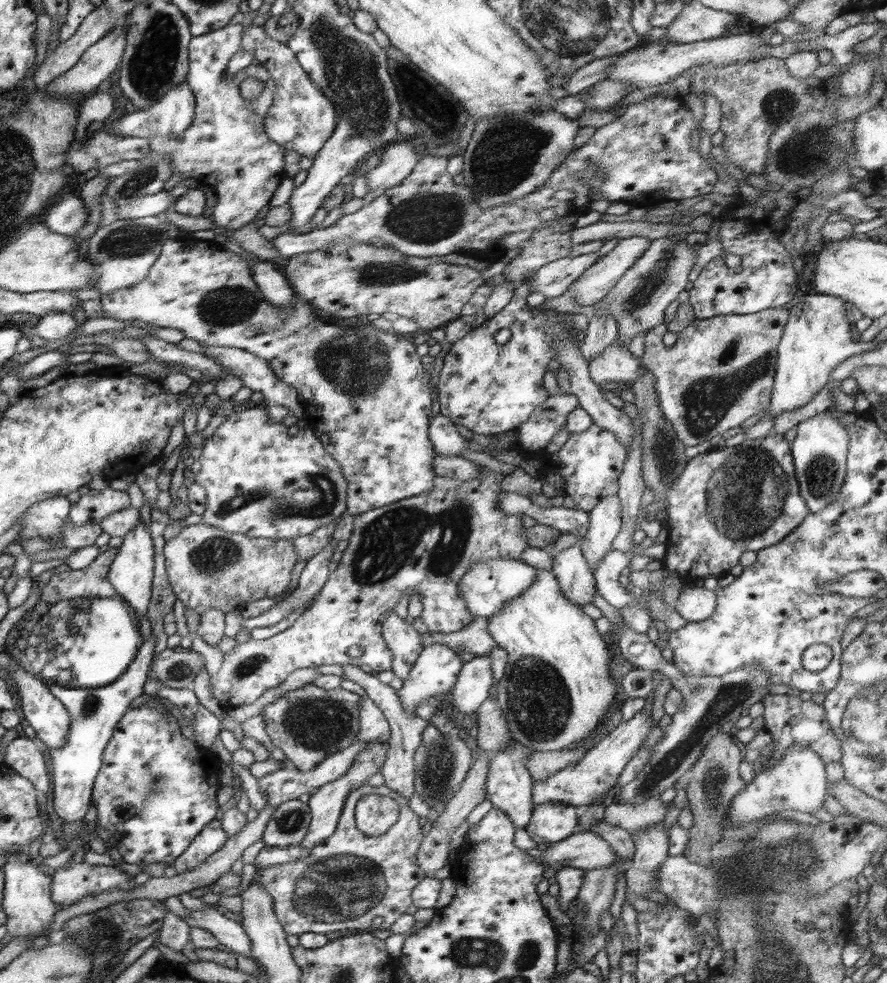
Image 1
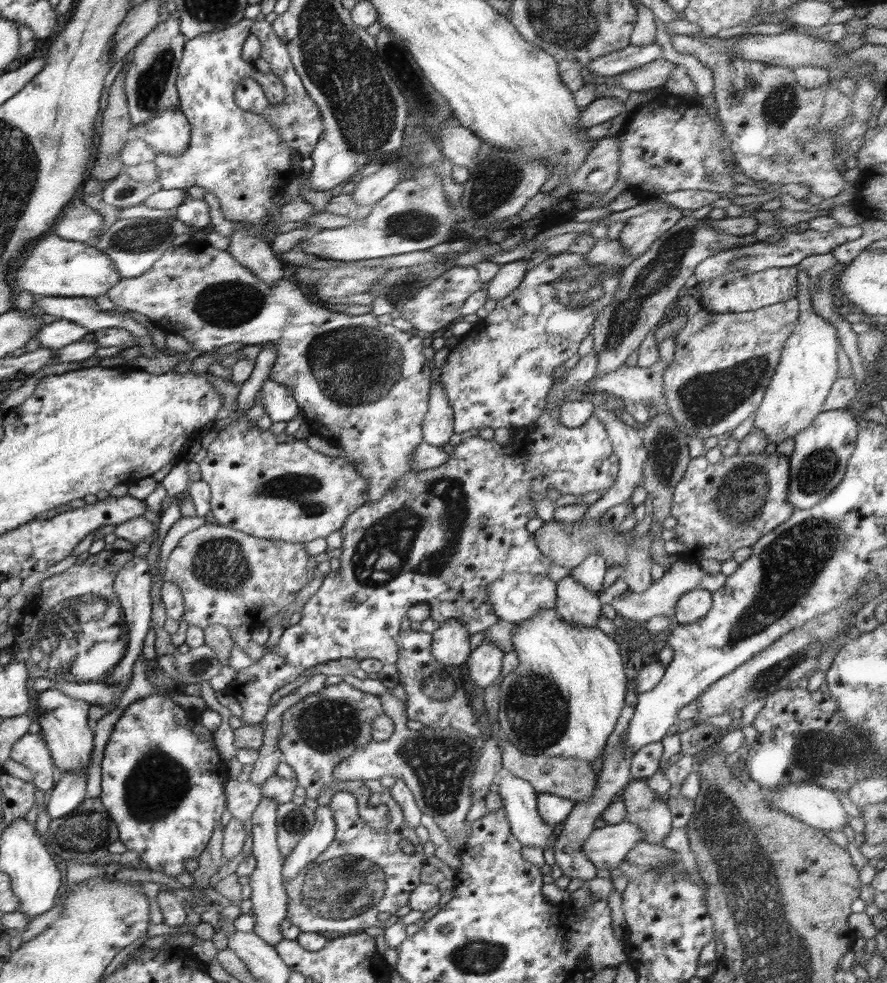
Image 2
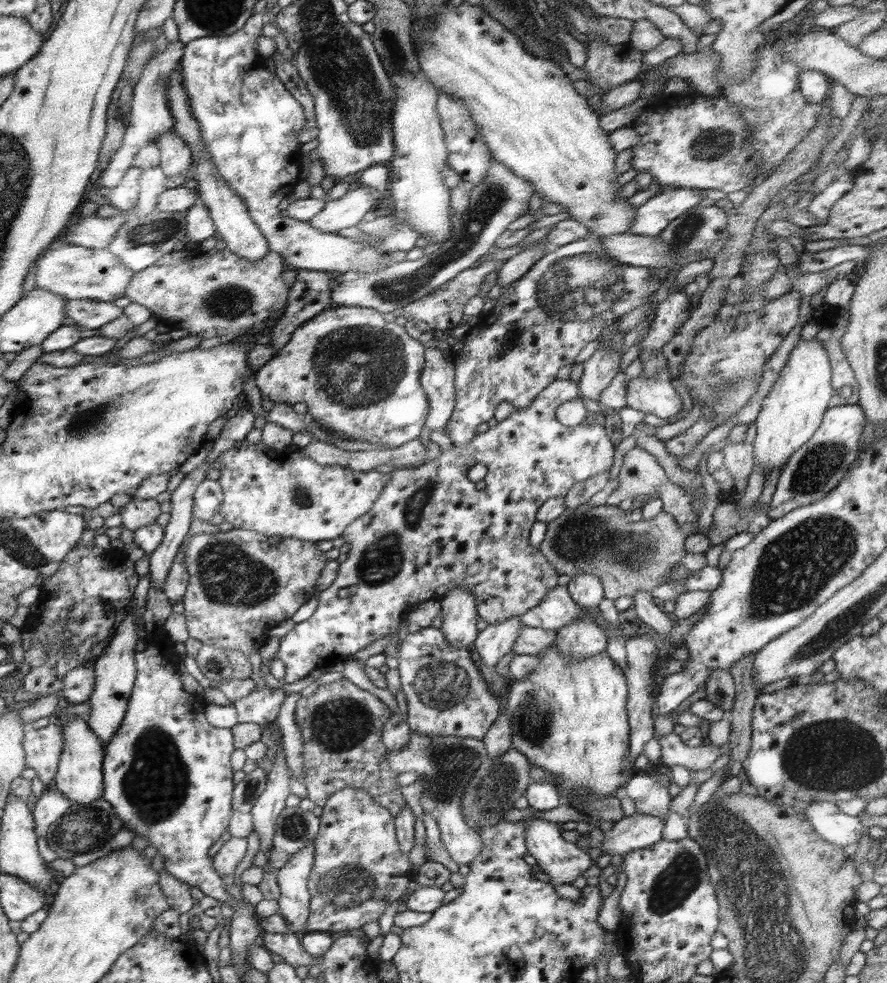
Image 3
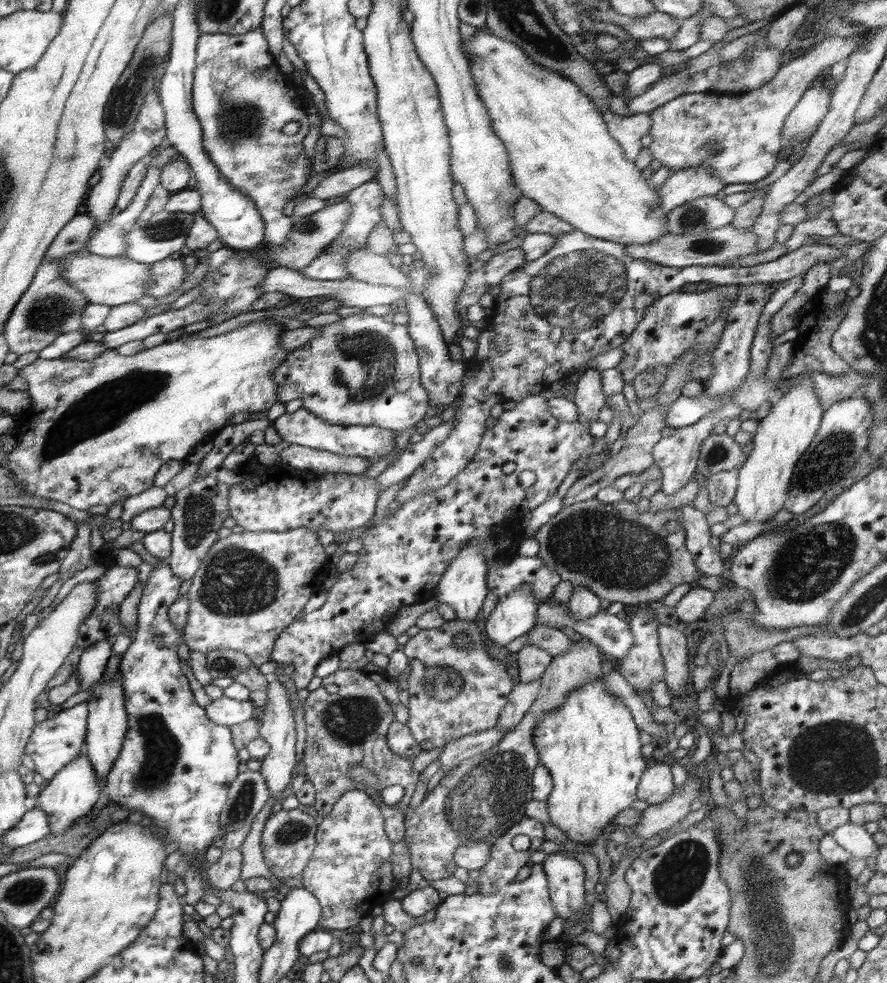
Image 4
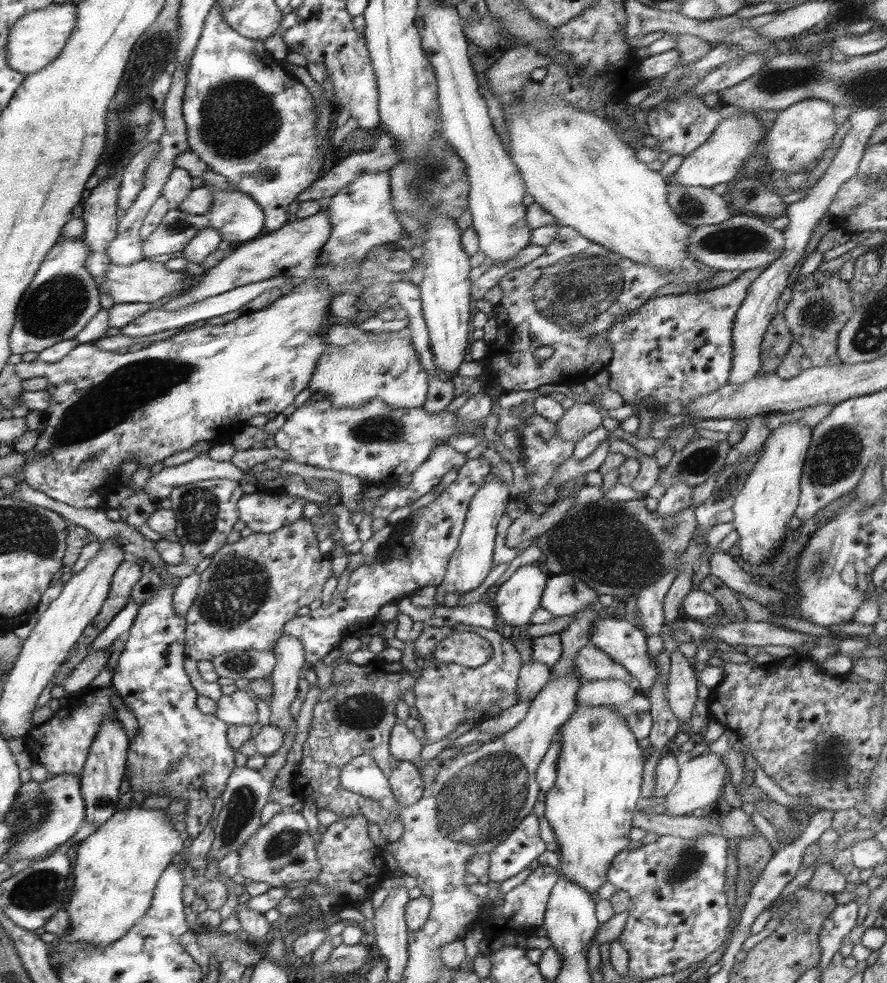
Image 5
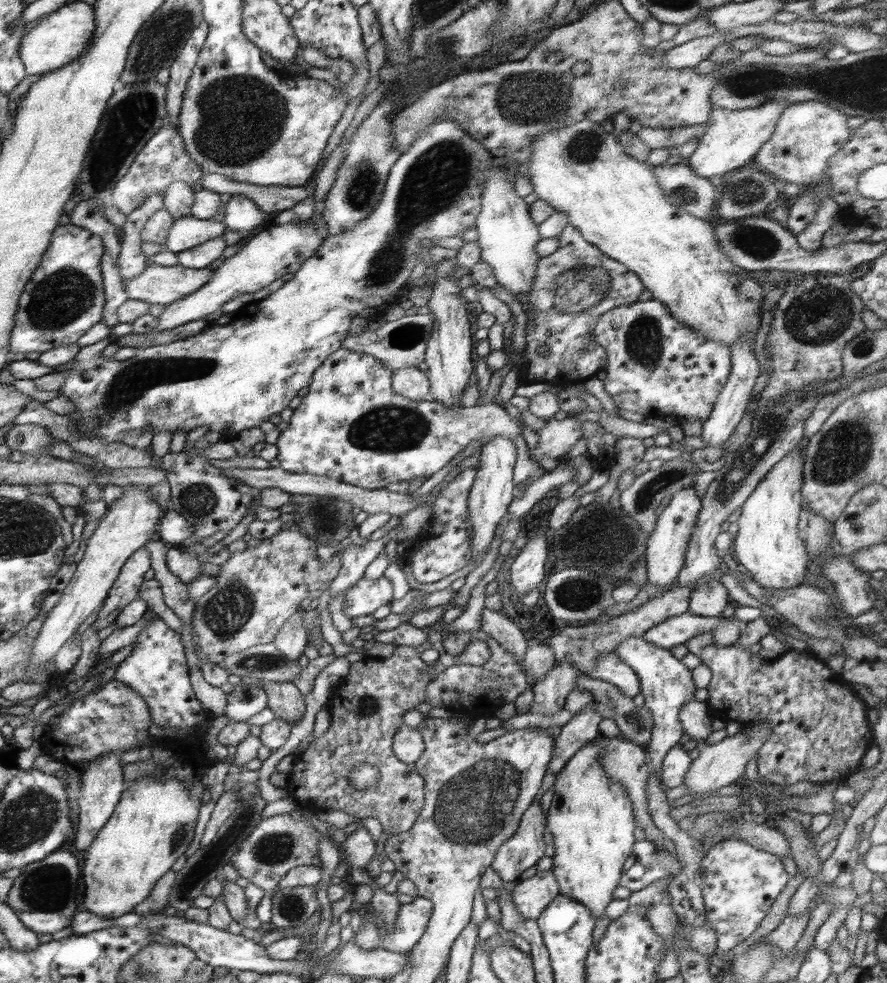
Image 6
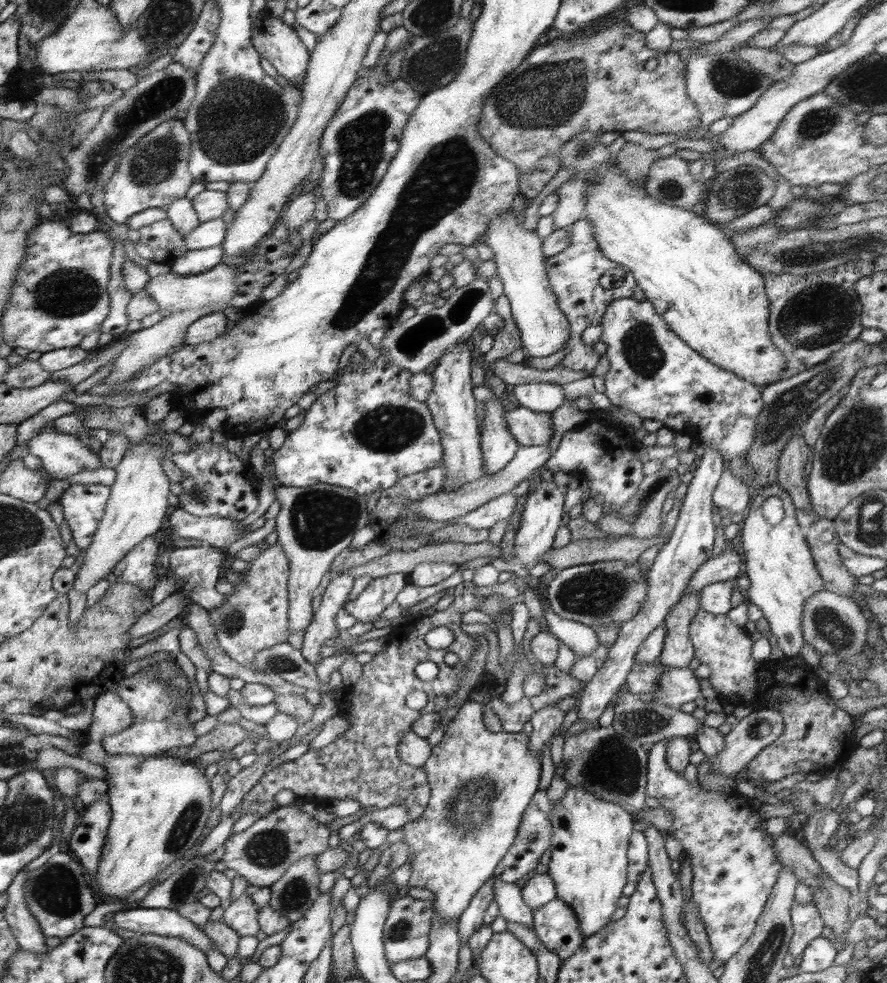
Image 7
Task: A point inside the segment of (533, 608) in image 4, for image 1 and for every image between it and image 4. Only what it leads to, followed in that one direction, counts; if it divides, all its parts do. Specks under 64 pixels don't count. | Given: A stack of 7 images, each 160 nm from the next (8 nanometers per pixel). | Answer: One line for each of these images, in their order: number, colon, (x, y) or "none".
1: (472, 687)
2: (484, 664)
3: (492, 643)

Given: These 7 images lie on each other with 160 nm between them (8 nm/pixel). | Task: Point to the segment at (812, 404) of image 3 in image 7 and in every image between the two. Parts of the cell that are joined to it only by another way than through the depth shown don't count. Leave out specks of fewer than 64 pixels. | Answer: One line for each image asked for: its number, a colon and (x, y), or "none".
4: (792, 423)
5: (762, 510)
6: (768, 543)
7: (783, 573)

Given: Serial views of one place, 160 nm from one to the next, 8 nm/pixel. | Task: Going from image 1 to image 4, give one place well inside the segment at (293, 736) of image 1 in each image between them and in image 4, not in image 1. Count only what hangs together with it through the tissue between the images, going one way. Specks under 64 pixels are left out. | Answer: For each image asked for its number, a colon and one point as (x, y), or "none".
2: (319, 731)
3: (341, 723)
4: (348, 727)

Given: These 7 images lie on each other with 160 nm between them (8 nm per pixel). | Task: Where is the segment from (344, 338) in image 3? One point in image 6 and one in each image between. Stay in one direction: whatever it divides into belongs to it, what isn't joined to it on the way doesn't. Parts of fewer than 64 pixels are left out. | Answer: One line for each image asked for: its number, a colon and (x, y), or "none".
4: (362, 370)
5: (350, 376)
6: (412, 382)

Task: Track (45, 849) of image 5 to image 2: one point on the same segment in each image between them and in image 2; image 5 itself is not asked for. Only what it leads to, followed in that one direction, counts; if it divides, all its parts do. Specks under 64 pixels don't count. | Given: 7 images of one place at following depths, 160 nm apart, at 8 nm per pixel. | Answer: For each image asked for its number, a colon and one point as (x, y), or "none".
2: (64, 722)
3: (80, 777)
4: (72, 793)

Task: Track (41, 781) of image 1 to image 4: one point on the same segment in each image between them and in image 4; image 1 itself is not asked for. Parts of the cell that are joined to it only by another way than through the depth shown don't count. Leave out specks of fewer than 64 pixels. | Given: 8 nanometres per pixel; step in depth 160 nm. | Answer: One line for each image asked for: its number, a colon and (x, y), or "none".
2: (32, 751)
3: (44, 746)
4: (57, 741)

